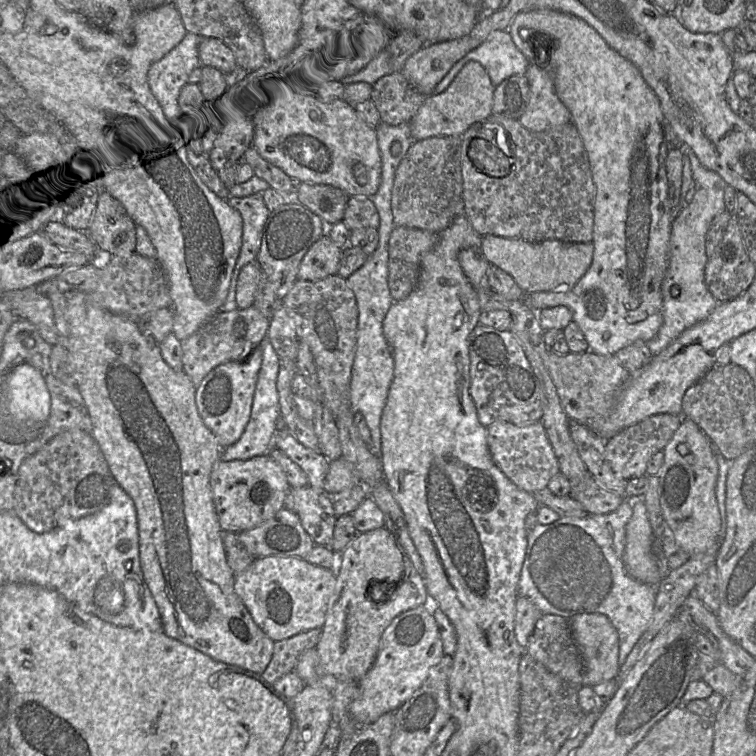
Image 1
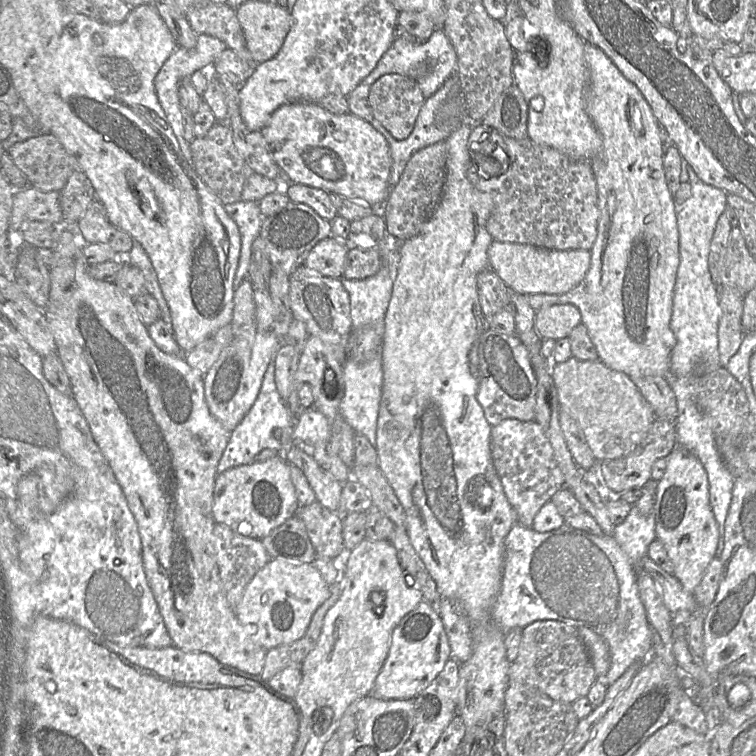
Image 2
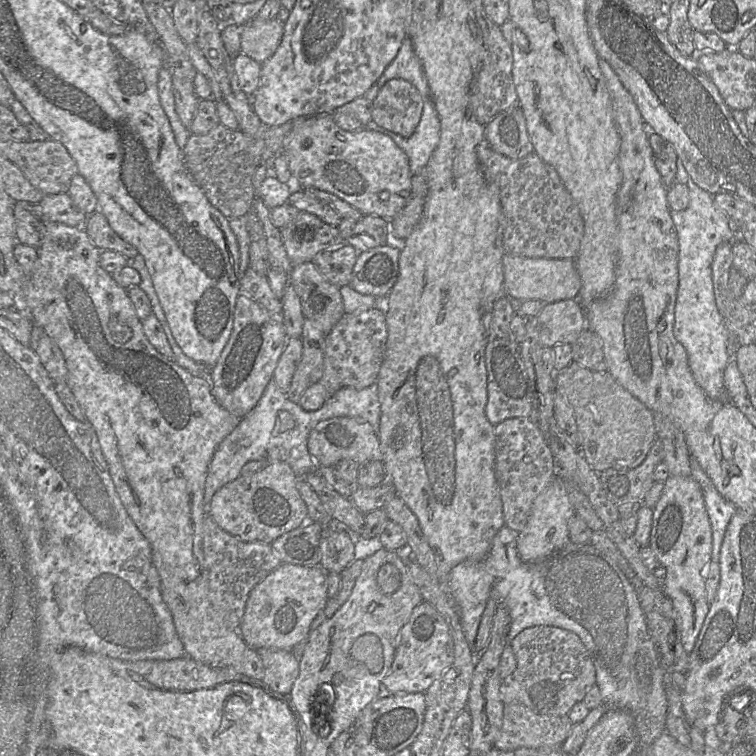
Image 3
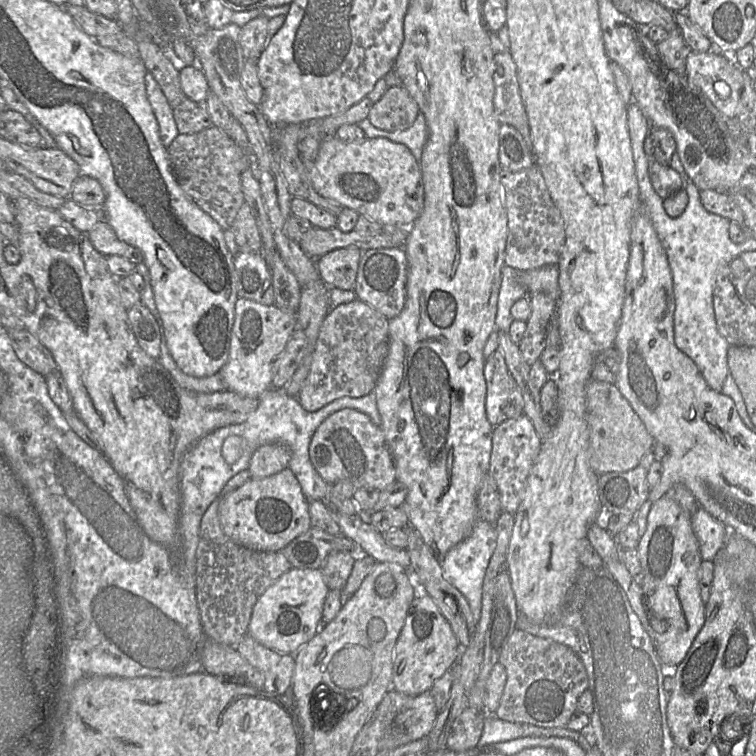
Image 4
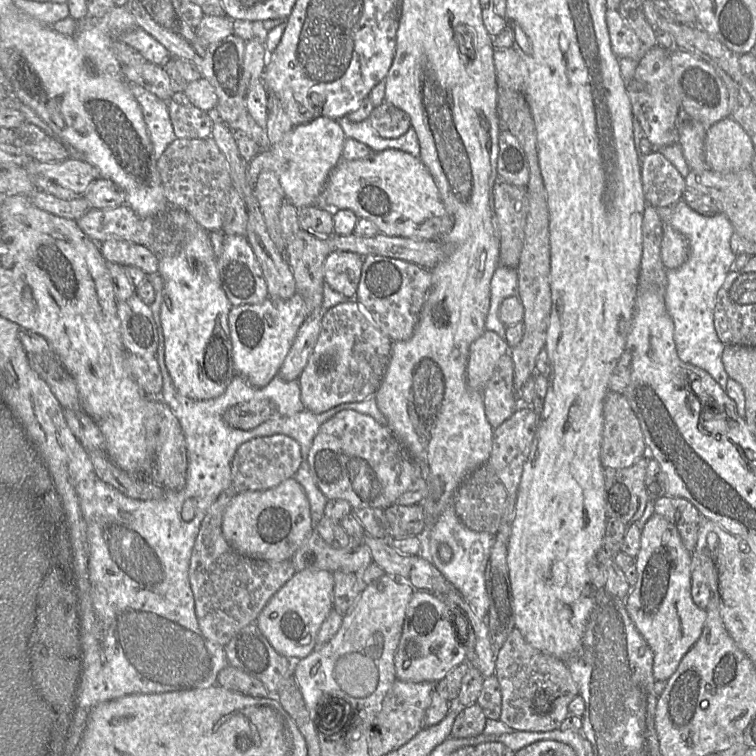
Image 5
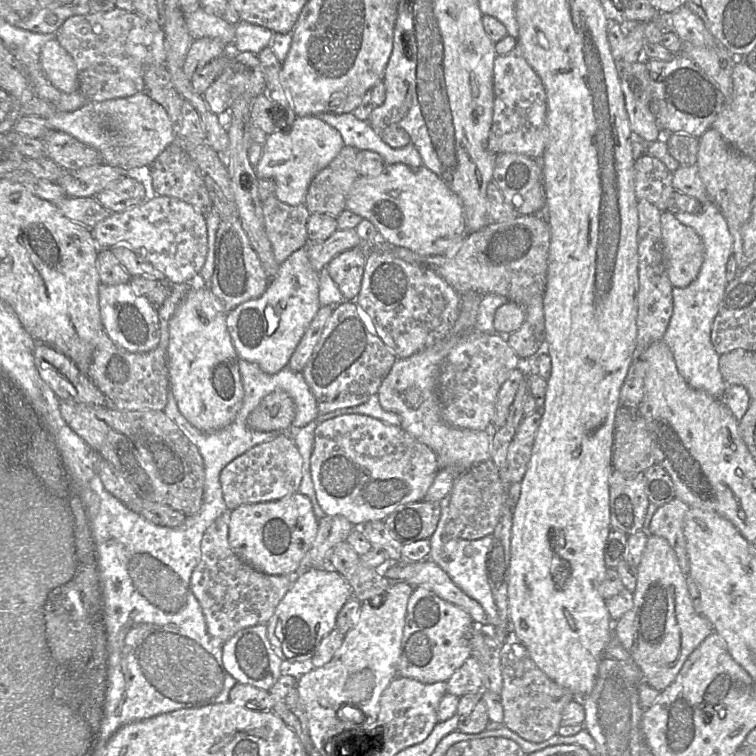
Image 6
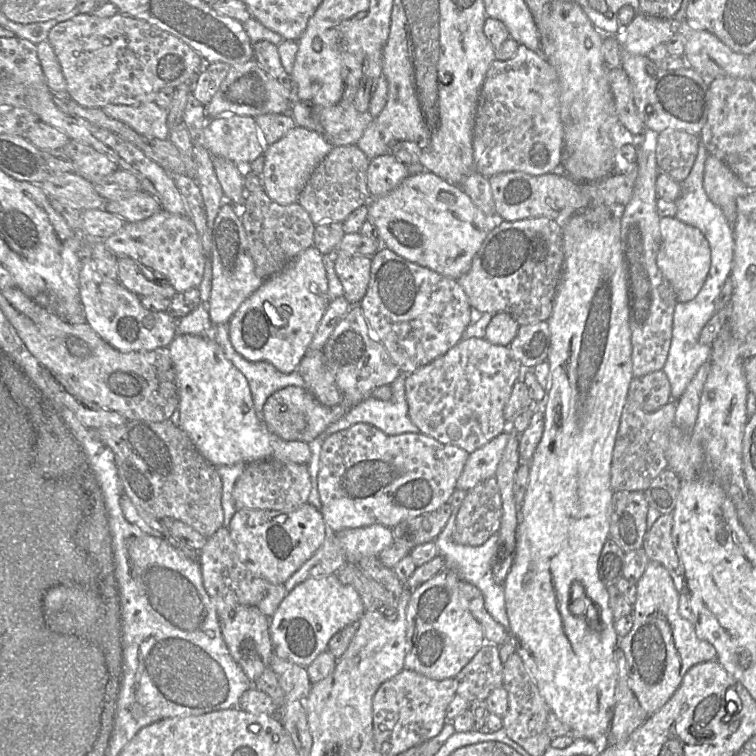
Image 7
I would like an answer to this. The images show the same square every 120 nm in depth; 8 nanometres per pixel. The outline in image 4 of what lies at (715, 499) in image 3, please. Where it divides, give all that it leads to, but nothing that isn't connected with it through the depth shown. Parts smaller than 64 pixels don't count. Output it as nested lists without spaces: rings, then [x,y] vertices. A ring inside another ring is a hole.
[[[701,506],[691,522],[702,560],[713,561],[730,534],[729,528]]]

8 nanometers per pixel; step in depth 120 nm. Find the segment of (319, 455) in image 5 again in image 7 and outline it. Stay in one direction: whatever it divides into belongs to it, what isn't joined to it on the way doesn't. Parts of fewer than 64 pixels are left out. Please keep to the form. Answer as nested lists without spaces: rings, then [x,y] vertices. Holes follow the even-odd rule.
[[[367,423],[328,435],[322,442],[317,487],[321,502],[320,512],[331,532],[356,529],[371,525],[393,528],[401,521],[435,511],[448,502],[456,489],[469,453],[459,447],[443,444],[418,433],[386,435]]]

